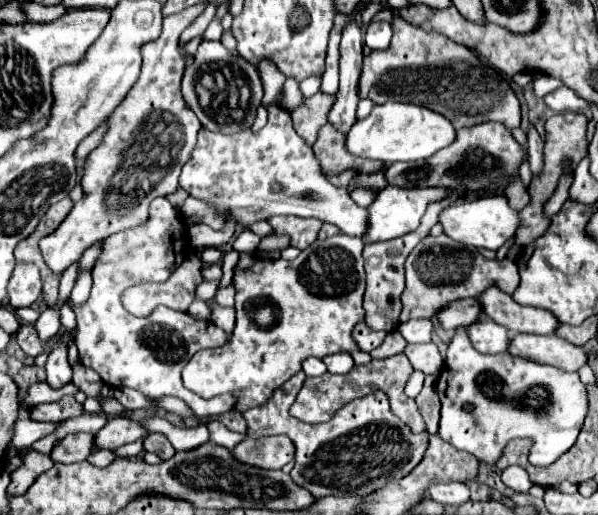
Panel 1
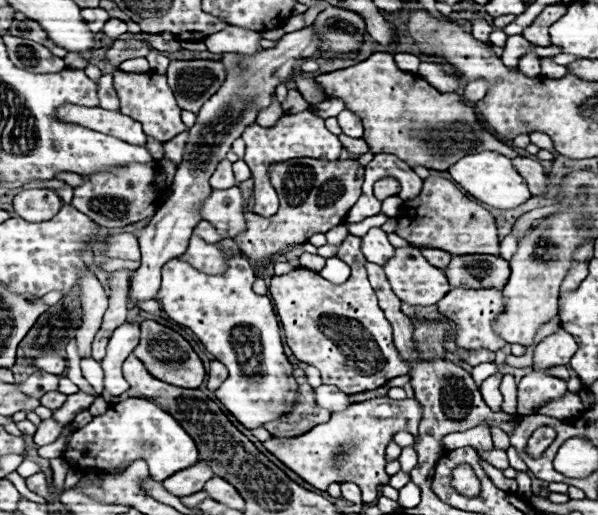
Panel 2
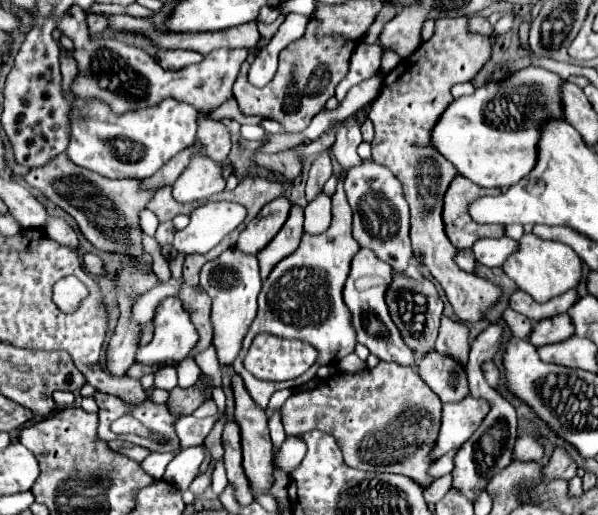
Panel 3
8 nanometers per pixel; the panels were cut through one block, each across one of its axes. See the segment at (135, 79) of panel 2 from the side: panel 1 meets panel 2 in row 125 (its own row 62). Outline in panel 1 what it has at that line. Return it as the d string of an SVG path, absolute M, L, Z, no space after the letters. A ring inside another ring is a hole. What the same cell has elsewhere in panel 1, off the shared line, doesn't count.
M194 4L168 16L162 22L158 40L142 44L140 76L134 88L130 88L126 98L108 116L108 130L100 146L86 158L80 182L84 198L74 204L58 230L40 240L44 262L56 274L62 274L74 264L90 244L146 222L148 204L158 196L176 192L182 164L190 158L196 134L202 128L194 112L186 110L180 94L184 58L178 50L178 38L206 10L206 6L208 4Z

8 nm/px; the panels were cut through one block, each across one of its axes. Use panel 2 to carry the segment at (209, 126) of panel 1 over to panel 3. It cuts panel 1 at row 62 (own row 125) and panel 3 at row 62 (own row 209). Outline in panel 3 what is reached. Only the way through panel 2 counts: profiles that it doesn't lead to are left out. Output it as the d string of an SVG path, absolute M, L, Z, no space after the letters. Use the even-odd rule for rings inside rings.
M158 50L156 52L156 60L162 68L168 70L182 70L190 64L198 64L204 60L202 54L198 52L190 52L190 50Z

